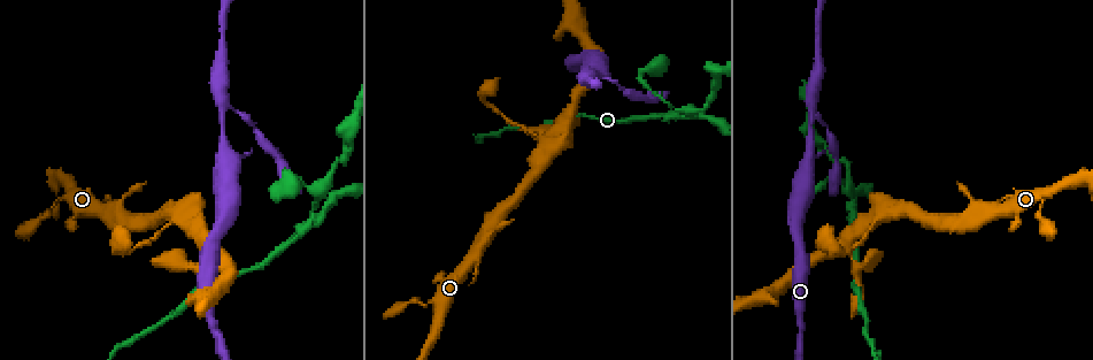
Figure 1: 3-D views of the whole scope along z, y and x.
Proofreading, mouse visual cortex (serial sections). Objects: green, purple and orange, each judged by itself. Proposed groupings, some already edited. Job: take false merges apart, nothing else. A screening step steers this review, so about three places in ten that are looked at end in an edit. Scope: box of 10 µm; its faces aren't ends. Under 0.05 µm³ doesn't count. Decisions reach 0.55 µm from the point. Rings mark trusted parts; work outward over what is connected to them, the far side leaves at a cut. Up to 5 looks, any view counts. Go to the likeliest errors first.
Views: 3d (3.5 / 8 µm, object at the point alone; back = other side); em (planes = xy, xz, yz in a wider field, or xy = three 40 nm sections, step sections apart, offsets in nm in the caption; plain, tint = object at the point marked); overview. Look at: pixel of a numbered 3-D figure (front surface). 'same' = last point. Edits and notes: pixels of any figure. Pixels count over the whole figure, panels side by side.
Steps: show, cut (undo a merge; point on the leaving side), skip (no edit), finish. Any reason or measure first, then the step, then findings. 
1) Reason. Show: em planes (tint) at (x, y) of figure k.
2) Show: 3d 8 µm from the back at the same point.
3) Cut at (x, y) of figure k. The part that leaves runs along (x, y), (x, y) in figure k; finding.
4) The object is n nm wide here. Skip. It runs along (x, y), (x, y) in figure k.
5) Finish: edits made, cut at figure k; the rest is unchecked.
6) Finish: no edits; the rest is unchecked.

Show: 3d 3.5 µm at (308, 222) of figure 1.

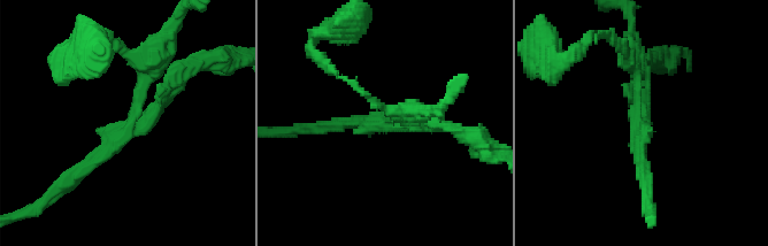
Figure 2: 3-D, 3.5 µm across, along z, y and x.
3 arms meet here; the arms are 200, 200, 200 nm wide. Show: em xy step 5 (tint) at (642, 124) of figure 2.

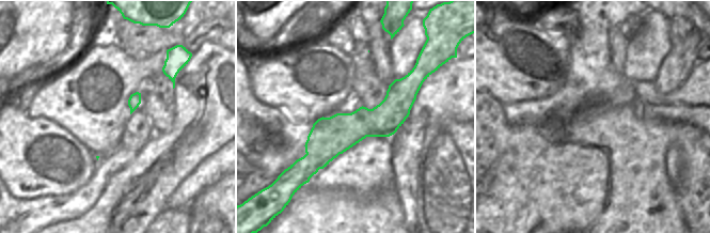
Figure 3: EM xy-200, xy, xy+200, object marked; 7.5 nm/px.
Cut at (661, 60) of figure 2. A second cell is stuck on.

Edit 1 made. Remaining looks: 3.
Redraw. Show: overview.

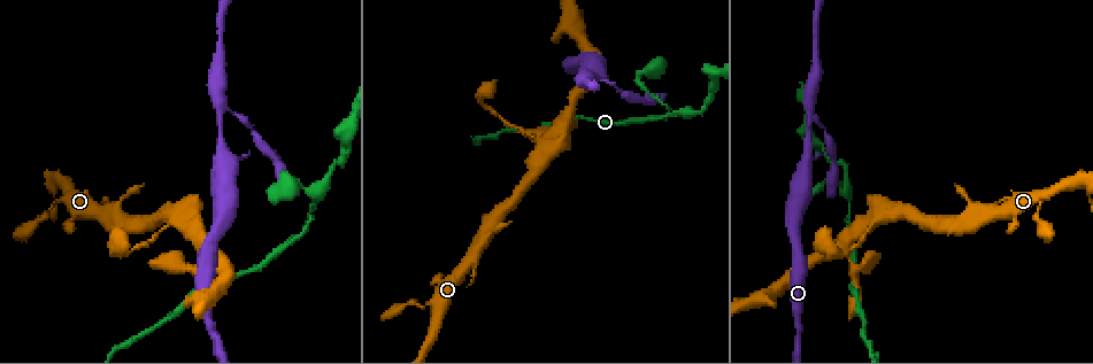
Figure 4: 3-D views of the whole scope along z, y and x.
Branch point. Show: 3d 3.5 µm at (220, 111) of figure 4.

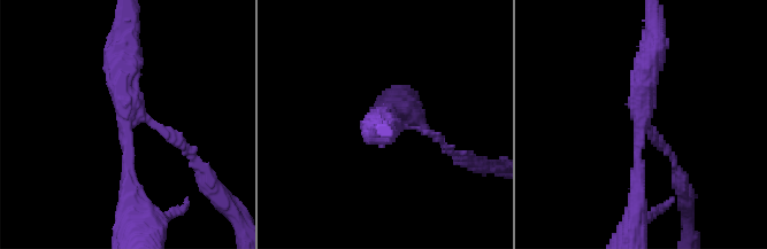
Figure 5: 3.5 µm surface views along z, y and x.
Need the tissue. Show: em xy step 5 (tint) at (643, 122) of figure 5.

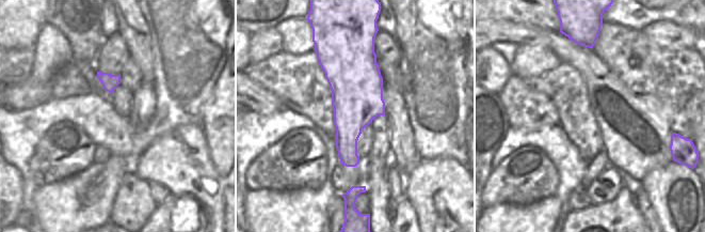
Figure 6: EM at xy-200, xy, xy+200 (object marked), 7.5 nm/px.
The object is 400 nm wide here. Skip. It runs along (637, 199), (643, 79), (652, 47) in figure 5; continuous, no second cell.

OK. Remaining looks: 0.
Finish: edits made, cut at figure 2; the rest is unchecked.

